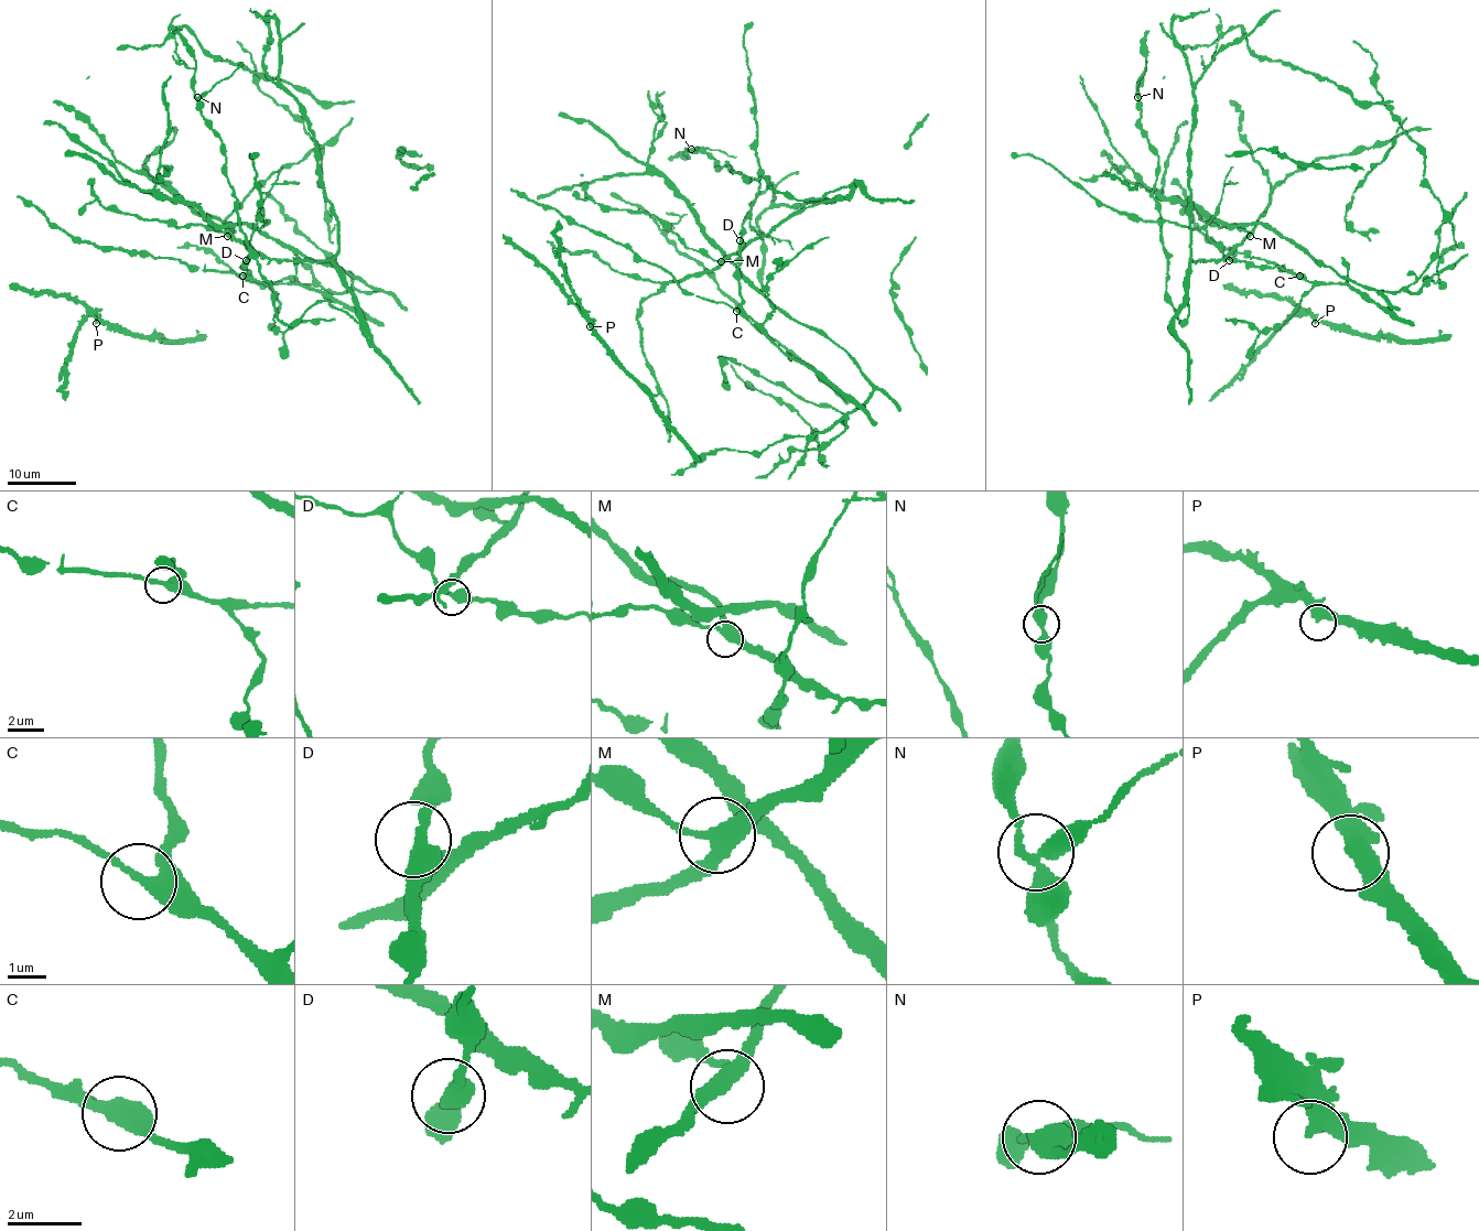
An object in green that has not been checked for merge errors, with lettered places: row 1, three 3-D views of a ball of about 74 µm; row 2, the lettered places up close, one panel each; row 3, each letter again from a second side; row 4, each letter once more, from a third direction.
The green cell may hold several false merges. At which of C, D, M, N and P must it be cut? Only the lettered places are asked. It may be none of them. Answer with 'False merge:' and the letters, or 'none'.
False merge: none

